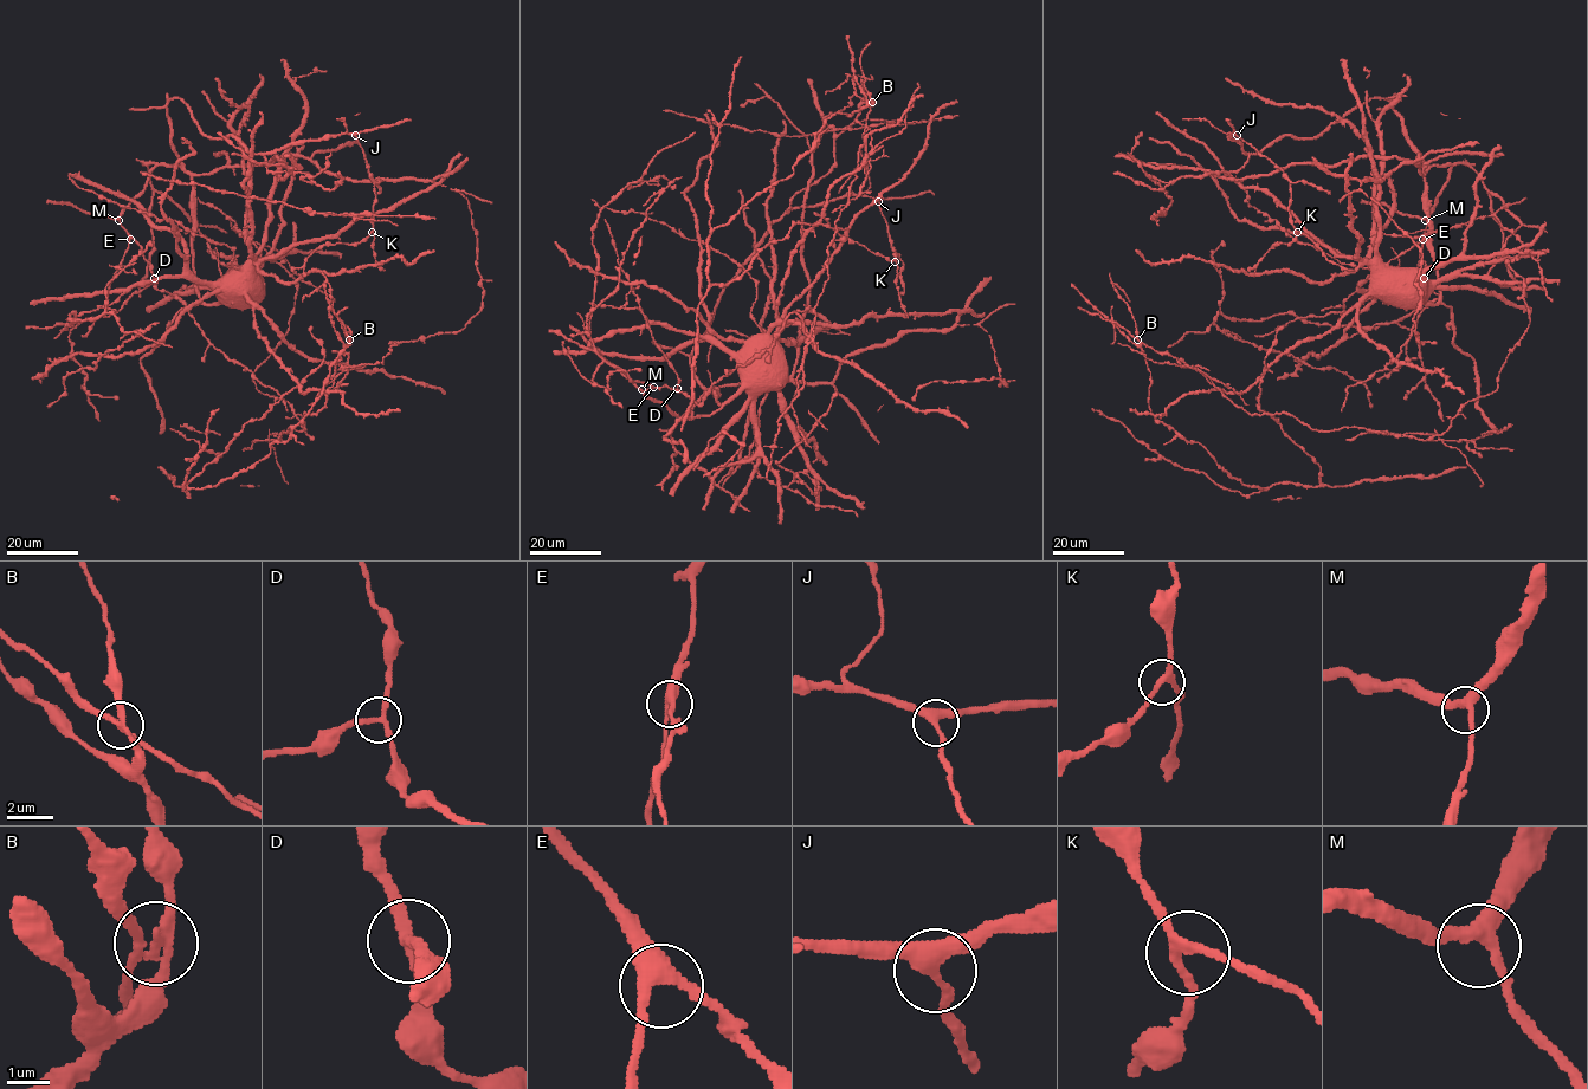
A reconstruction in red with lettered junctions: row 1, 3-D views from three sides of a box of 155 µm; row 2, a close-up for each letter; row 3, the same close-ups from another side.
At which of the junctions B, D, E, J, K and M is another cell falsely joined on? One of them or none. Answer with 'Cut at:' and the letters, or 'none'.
Cut at: B

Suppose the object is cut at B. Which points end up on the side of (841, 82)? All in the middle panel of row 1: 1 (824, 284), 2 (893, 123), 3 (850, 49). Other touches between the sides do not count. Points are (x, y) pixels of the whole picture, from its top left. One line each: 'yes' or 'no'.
1: no
2: yes
3: yes

